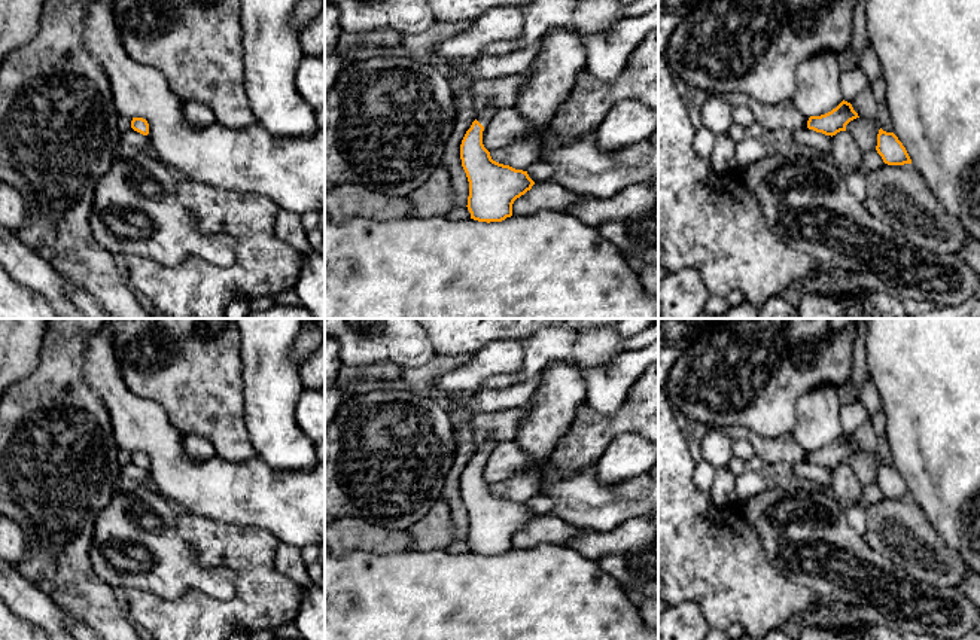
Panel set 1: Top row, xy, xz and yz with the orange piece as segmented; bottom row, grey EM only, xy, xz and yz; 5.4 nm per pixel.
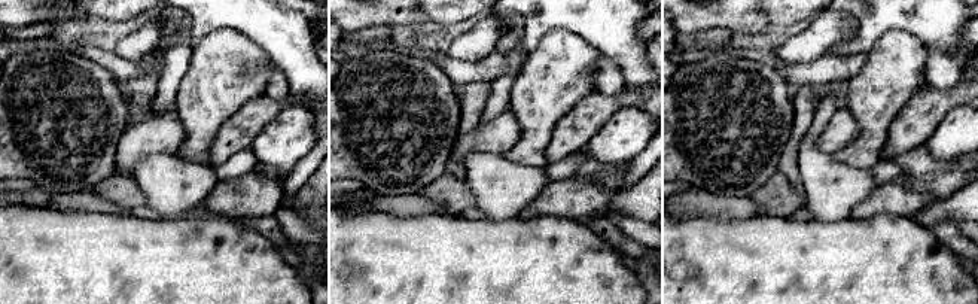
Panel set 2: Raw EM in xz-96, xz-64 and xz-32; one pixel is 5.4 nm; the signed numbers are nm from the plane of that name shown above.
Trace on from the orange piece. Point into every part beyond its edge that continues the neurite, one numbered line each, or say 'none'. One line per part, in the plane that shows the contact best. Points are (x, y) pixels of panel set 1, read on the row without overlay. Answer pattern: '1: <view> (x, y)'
1: xz (486, 448)

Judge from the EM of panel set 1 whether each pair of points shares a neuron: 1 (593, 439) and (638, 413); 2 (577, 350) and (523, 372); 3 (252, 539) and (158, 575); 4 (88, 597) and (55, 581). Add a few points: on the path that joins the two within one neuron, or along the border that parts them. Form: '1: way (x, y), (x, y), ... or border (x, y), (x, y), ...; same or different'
1: way (603, 429), (627, 420); same
2: way (563, 350), (547, 350), (536, 360); same
3: border (177, 532), (203, 566), (222, 566), (231, 572); different
4: way (81, 591), (69, 581), (63, 581); same

